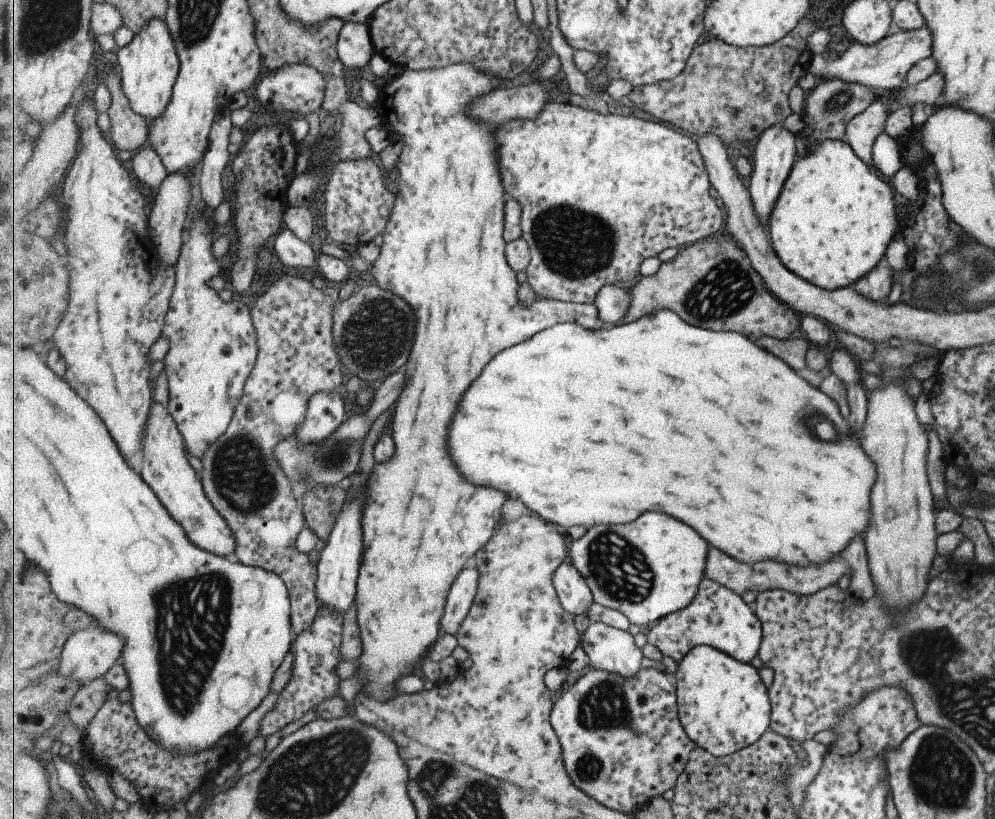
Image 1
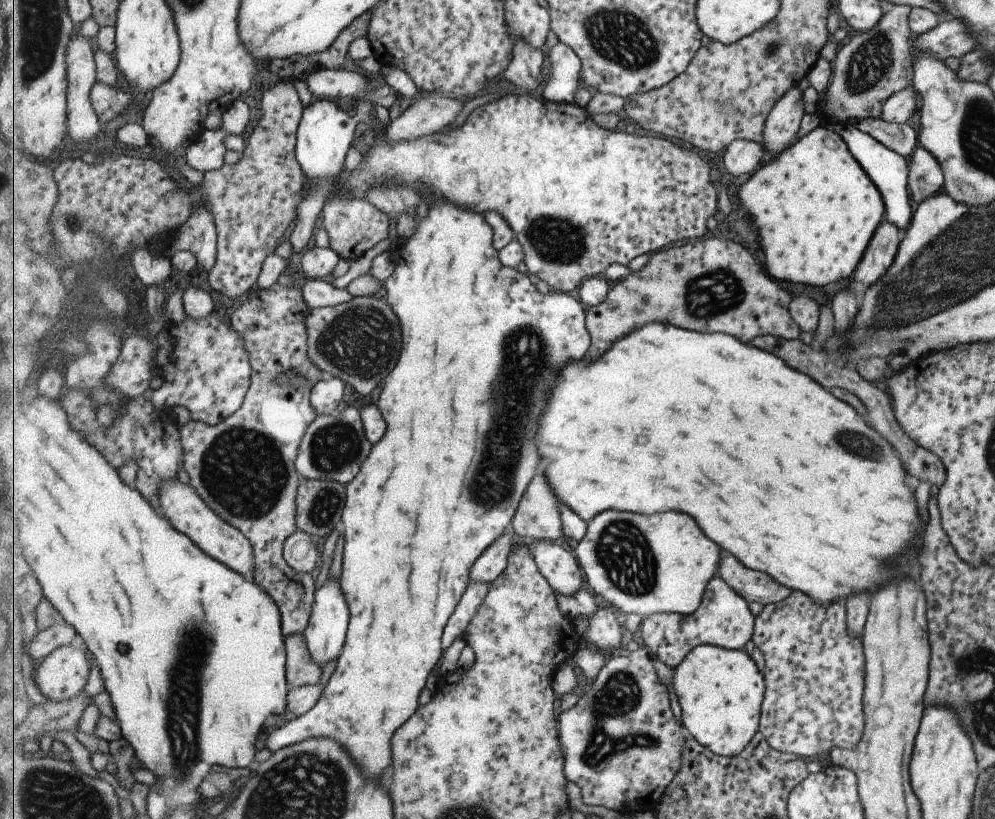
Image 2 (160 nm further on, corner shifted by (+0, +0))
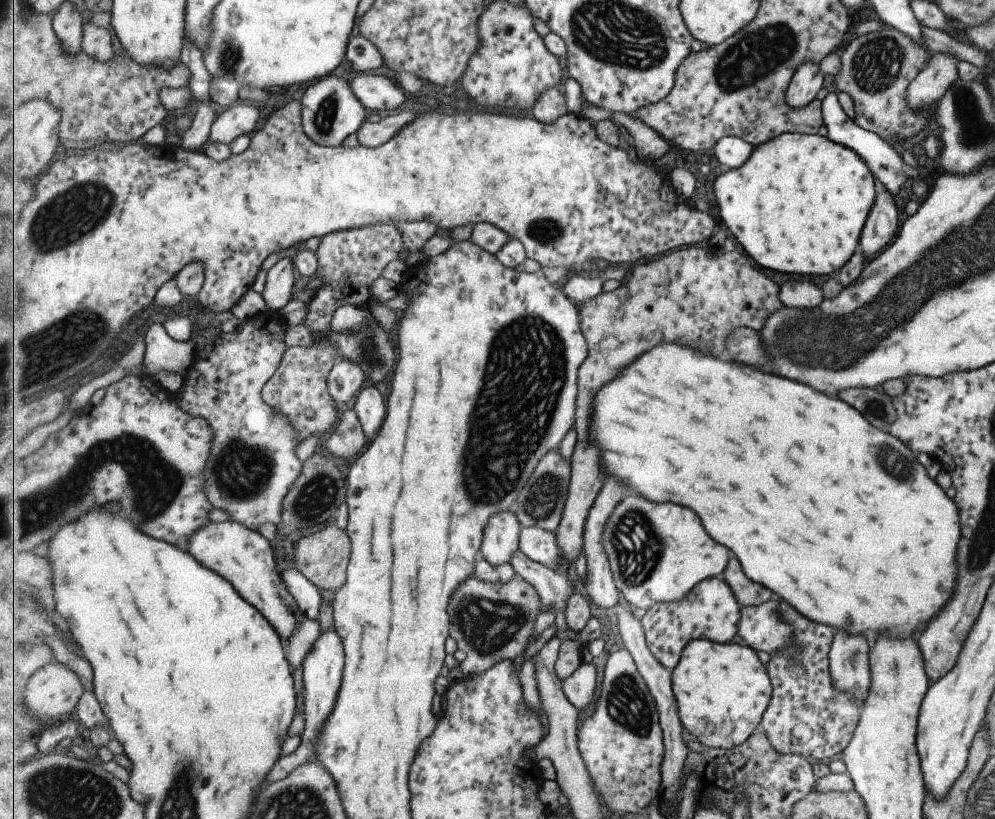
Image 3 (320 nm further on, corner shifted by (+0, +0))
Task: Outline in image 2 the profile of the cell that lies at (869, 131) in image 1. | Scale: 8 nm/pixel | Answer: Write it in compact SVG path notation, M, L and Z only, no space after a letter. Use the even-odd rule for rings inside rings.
M906 87L891 95L882 106L880 119L888 123L904 123L919 108L919 98L913 87Z

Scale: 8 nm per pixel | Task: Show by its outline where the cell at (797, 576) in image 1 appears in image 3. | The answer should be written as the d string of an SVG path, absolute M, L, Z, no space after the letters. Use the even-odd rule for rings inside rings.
M731 558L731 564L727 566L723 578L734 589L735 596L738 597L738 601L743 607L758 607L774 597L771 590L767 590L761 584L751 582L745 576L743 566L741 566L741 562L737 558Z

